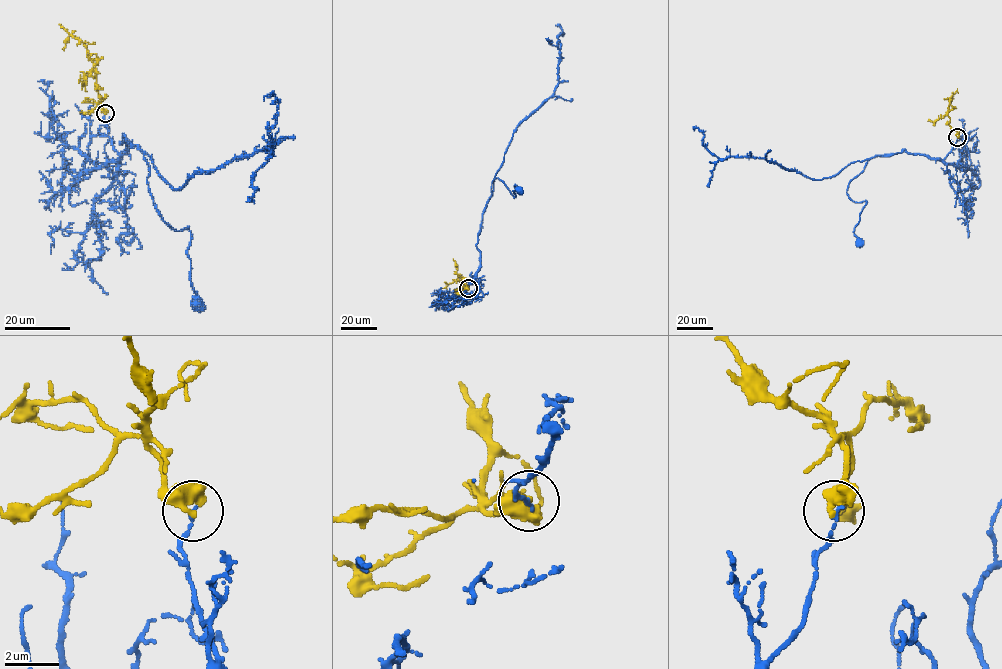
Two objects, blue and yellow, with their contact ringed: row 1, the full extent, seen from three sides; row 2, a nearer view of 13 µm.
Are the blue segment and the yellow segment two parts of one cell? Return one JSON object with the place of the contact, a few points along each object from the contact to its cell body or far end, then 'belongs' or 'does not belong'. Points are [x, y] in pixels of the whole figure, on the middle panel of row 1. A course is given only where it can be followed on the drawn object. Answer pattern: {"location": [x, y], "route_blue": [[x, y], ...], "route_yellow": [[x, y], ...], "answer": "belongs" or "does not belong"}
{"location": [468, 288], "route_blue": [[468, 288], [480, 265], [476, 243], [491, 183], [498, 178], [514, 197], [516, 185], [520, 190]], "route_yellow": [[468, 288], [462, 278], [442, 288]], "answer": "does not belong"}

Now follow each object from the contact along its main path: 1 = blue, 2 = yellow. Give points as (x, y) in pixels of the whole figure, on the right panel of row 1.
1: (957, 137), (942, 160), (904, 150), (868, 160), (847, 190), (852, 200), (866, 202), (854, 231), (859, 242)
2: (957, 137), (957, 132), (949, 124), (947, 115), (950, 98), (957, 89)

